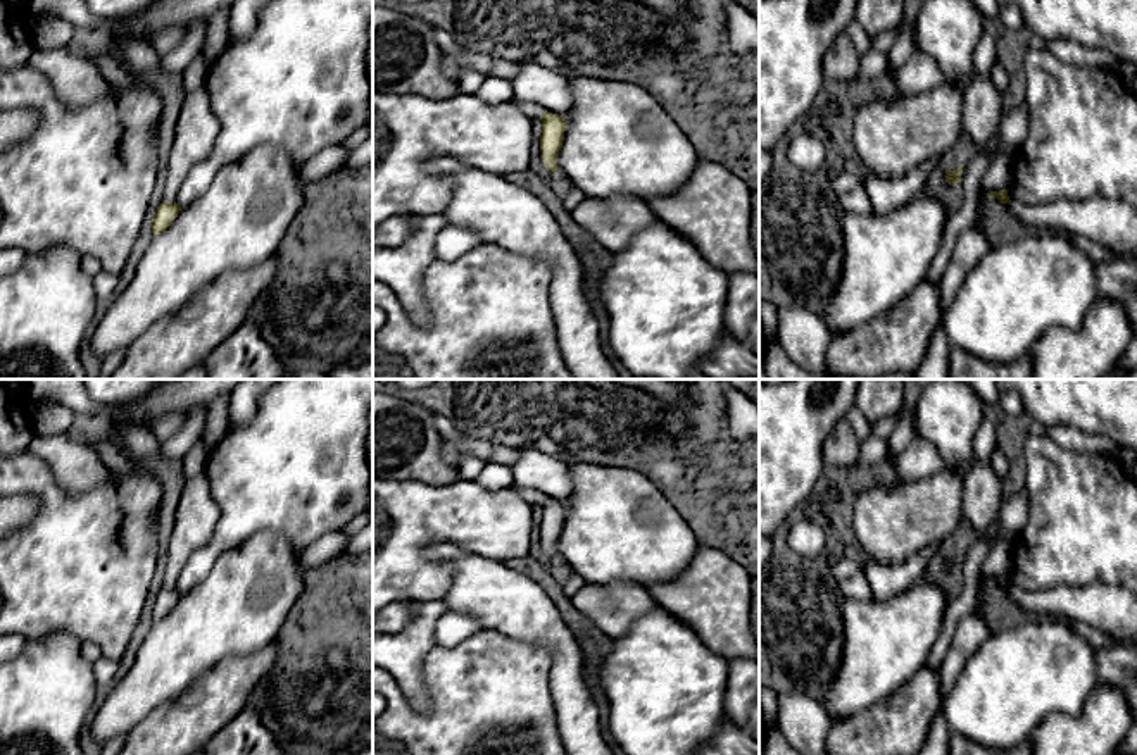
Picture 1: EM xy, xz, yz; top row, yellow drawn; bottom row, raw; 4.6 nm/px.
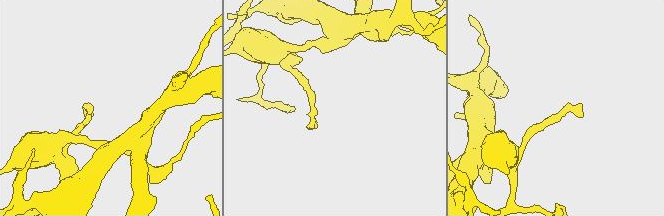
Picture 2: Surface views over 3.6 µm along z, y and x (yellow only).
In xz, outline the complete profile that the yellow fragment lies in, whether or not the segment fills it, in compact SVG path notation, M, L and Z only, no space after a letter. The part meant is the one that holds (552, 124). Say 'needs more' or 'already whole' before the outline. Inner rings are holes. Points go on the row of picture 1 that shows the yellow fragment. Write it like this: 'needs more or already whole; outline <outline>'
already whole; outline M543 112L542 121L542 134L540 134L540 148L542 148L542 162L552 172L557 171L557 155L564 140L566 122L564 117L552 112Z

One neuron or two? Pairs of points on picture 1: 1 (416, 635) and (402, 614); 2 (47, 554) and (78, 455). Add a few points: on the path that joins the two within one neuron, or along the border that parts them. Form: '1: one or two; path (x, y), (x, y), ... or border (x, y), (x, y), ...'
1: two; border (414, 604), (411, 619), (390, 635)
2: two; border (40, 459), (73, 495), (83, 495), (106, 480)

